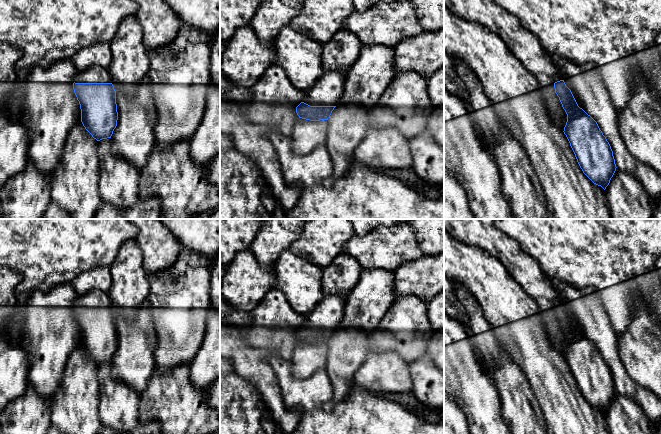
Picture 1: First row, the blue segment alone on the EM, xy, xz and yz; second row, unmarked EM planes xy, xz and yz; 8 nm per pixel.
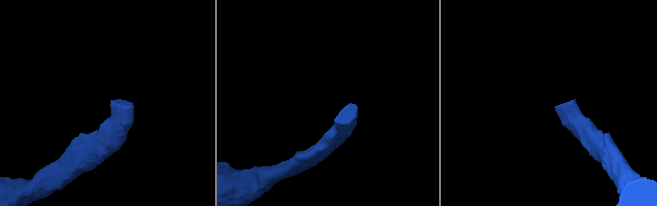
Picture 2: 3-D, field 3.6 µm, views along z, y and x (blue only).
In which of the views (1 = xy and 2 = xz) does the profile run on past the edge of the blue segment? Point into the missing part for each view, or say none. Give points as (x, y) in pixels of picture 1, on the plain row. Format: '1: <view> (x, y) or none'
1: xy (96, 298)
2: xz (327, 315)

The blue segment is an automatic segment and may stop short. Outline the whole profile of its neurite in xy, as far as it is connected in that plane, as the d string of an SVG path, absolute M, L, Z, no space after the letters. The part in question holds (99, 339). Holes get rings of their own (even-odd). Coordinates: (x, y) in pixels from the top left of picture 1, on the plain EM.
M92 290L84 295L78 295L73 313L80 328L81 346L94 363L111 362L117 350L118 336L116 328L116 315L108 292Z

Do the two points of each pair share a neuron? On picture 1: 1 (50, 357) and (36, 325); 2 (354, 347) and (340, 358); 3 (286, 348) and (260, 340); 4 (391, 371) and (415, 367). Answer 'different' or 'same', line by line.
1: same
2: same
3: same
4: different

